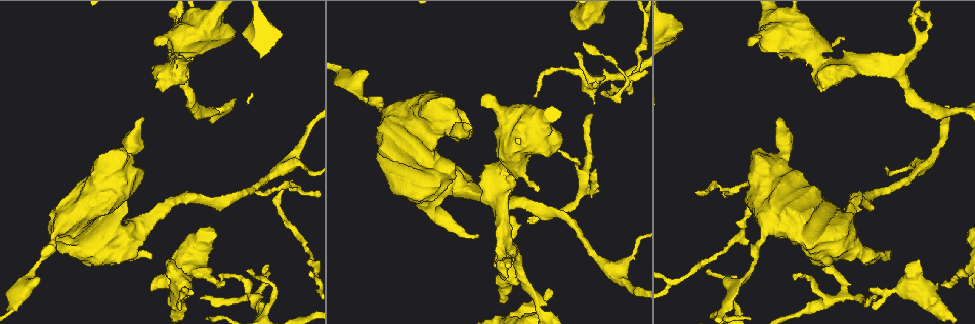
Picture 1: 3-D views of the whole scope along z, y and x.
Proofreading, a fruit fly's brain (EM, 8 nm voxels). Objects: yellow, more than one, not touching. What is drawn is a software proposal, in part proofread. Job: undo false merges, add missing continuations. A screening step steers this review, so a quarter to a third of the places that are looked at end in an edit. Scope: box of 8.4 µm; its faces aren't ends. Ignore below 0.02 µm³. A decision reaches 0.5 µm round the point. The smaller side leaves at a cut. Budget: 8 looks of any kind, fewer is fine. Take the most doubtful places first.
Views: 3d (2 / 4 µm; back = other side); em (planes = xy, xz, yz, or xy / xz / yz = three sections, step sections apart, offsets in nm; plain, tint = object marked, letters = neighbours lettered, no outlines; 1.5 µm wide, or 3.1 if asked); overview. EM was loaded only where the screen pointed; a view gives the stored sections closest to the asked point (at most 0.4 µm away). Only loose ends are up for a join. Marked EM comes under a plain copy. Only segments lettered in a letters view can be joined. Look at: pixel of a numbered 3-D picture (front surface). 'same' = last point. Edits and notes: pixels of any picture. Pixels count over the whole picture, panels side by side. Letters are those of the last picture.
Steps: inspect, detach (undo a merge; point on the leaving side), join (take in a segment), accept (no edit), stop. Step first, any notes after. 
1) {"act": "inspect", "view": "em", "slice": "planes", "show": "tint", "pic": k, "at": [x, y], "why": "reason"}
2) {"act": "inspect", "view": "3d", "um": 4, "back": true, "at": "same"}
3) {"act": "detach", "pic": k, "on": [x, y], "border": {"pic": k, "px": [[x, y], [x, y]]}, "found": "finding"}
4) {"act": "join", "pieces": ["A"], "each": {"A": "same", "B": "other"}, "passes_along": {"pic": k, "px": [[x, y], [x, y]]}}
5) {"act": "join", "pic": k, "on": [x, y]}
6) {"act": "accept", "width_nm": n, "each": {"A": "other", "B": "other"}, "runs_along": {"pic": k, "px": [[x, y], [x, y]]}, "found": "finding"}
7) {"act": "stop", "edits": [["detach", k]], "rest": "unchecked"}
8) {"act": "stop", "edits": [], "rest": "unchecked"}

{"act": "inspect", "view": "em", "slice": "yz", "step": 8, "show": "tint", "pic": 1, "at": [822, 268]}

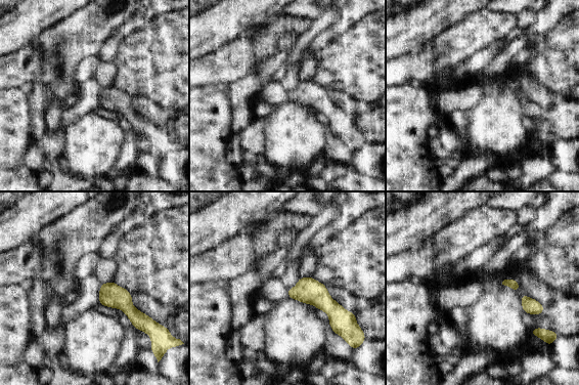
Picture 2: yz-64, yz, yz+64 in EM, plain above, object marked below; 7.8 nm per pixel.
{"act": "inspect", "view": "em", "slice": "planes", "show": "letters", "at": "same", "why": "another direction"}

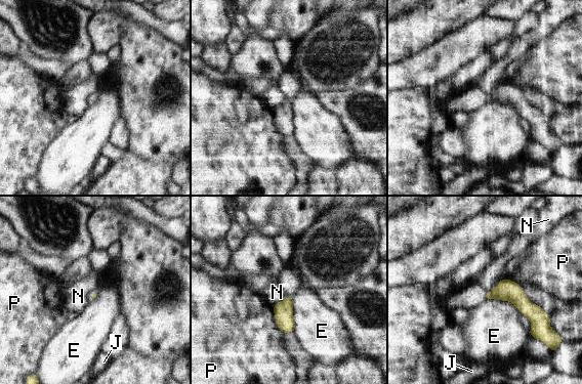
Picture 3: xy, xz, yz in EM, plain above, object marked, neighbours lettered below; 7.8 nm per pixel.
{"act": "accept", "each": {"E": "other", "J": "other", "N": "other", "P": "other"}, "border": {"pic": 3, "px": [[500, 280], [491, 291], [483, 295]]}, "found": "none of them fits"}

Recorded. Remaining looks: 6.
{"act": "inspect", "view": "3d", "um": 2, "pic": 1, "at": [168, 262], "why": "an open end"}

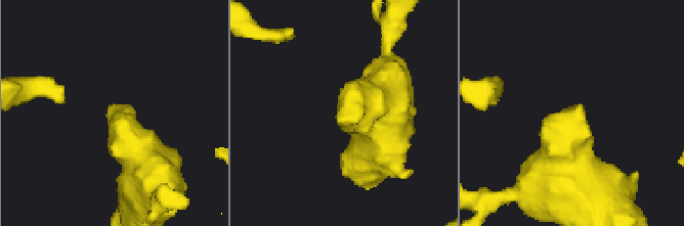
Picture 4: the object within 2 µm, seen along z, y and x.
{"act": "inspect", "view": "em", "slice": "xz", "step": 8, "show": "tint", "pic": 4, "at": [113, 107]}

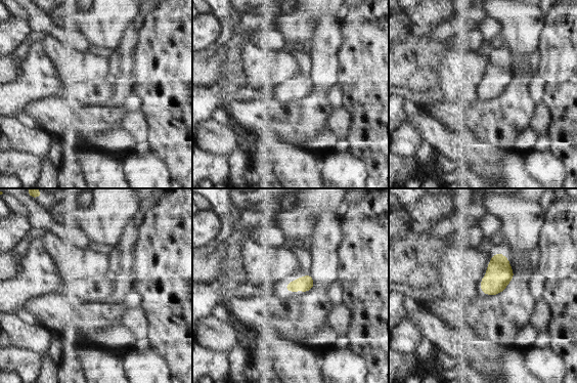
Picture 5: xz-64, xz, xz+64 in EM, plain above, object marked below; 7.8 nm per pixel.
{"act": "inspect", "view": "em", "slice": "planes", "show": "letters", "at": "same"}

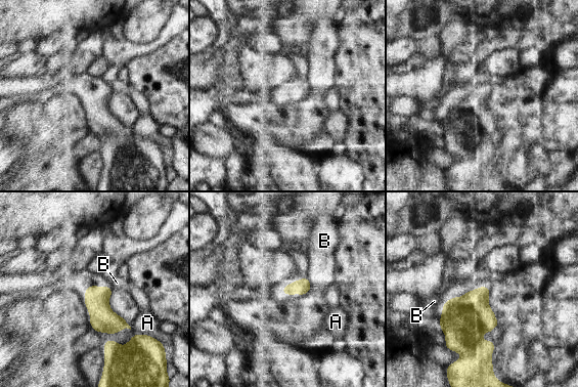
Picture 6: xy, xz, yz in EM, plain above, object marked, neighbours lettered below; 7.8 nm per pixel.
{"act": "accept", "each": {"A": "other", "B": "other"}, "border": {"pic": 6, "px": [[309, 281], [311, 289]]}, "found": "none of them fits"}

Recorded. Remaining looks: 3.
{"act": "inspect", "view": "3d", "um": 4, "pic": 1, "at": [844, 37], "why": "branch stops here"}

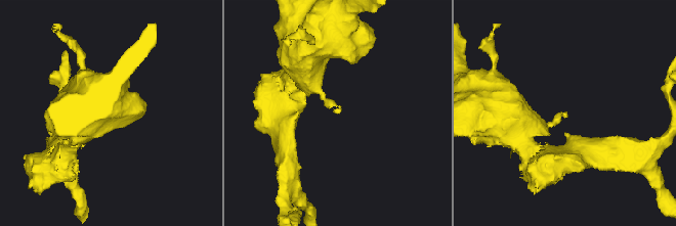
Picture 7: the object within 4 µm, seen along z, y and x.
{"act": "inspect", "view": "em", "slice": "planes", "show": "letters", "pic": 7, "at": [337, 112]}

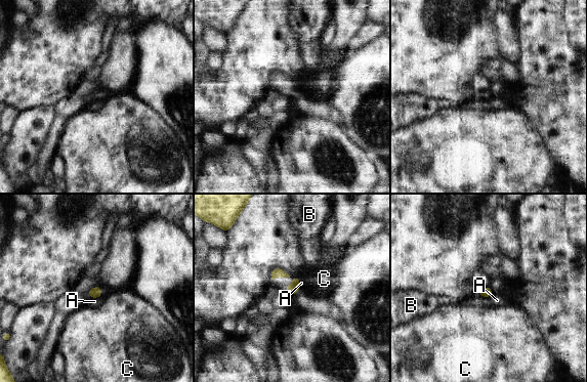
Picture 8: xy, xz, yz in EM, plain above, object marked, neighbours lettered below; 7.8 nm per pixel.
{"act": "accept", "each": {"A": "other", "B": "other", "C": "other"}, "border": {"pic": 8, "px": [[100, 296], [91, 298]]}, "found": "none of them fits"}

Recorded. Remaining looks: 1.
{"act": "stop", "edits": [], "rest": "unchecked"}

